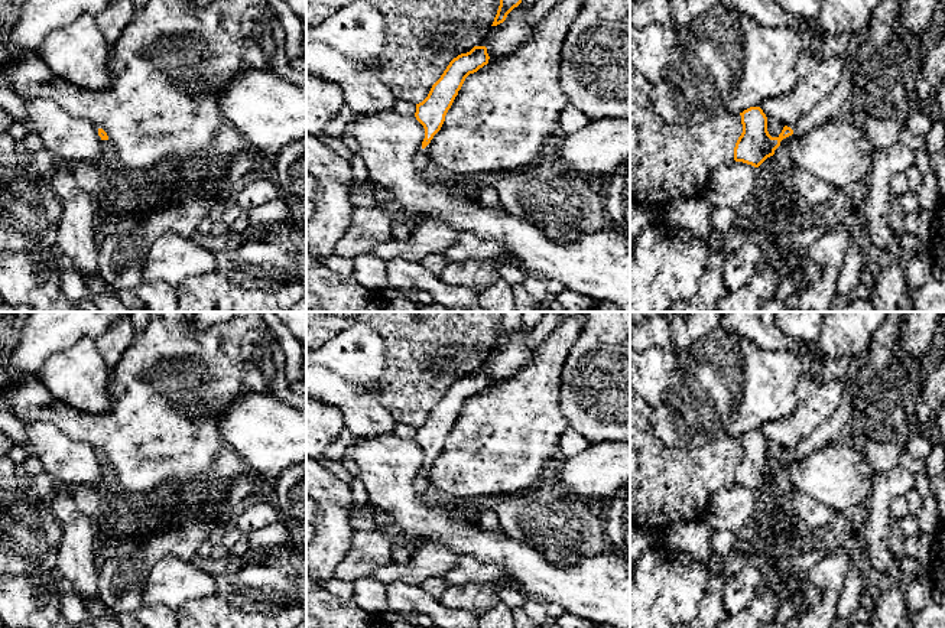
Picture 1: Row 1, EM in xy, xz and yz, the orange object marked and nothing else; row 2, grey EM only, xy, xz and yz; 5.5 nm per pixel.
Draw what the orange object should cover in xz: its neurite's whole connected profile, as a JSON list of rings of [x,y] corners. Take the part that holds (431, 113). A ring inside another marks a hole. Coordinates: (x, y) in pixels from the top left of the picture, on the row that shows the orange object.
[[[474,46],[470,52],[458,55],[432,85],[428,97],[416,104],[415,117],[425,128],[422,149],[425,149],[441,130],[445,115],[465,78],[487,65],[488,59],[490,56],[486,46]]]

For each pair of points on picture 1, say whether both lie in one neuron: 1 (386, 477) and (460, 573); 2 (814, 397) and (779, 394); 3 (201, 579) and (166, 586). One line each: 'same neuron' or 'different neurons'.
1: different neurons
2: different neurons
3: same neuron

